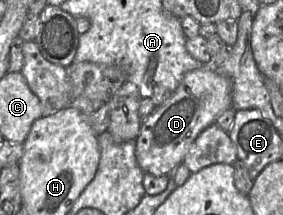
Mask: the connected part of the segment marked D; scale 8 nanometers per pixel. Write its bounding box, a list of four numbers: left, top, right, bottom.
[135,65,232,175]

